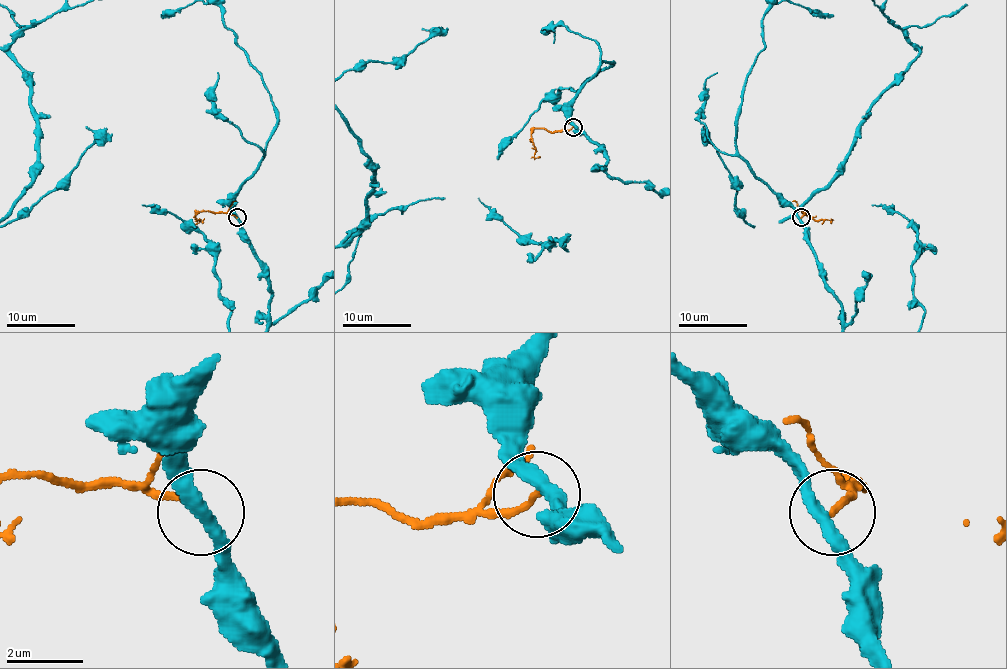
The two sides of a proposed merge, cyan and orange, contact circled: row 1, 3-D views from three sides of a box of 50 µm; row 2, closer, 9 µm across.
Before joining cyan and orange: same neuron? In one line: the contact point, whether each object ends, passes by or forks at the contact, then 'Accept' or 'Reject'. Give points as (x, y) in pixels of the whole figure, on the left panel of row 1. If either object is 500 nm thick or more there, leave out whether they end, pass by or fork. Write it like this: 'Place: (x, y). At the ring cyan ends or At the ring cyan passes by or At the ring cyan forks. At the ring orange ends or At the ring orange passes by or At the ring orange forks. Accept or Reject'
Place: (237, 217). At the ring cyan passes by. At the ring orange ends. Reject

